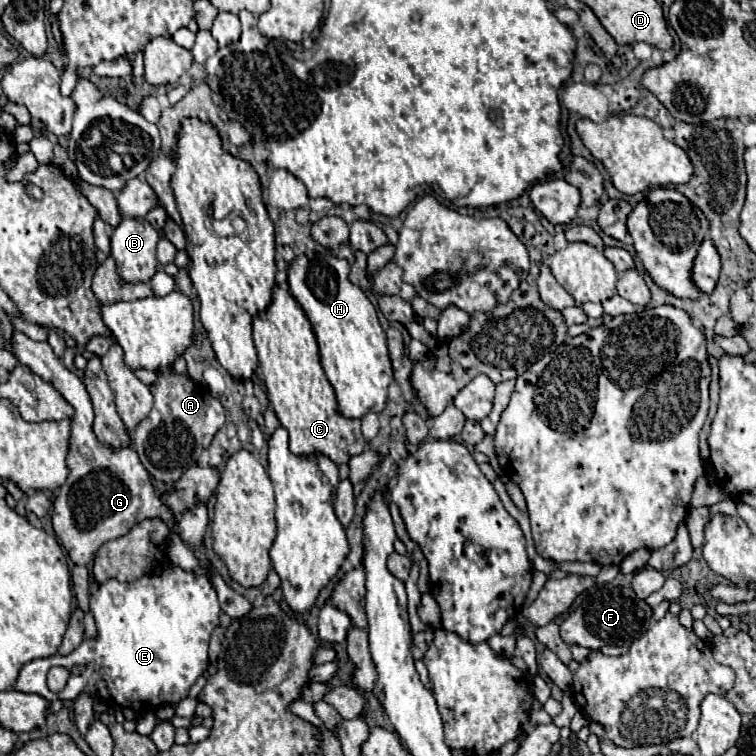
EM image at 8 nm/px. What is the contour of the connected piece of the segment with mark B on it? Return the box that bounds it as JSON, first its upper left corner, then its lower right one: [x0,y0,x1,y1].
[111,217,159,283]

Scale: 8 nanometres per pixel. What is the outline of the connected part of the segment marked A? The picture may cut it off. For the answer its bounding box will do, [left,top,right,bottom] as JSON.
[133,369,225,485]

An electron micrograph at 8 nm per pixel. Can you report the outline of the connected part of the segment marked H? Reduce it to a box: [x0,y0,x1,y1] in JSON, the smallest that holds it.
[287,253,393,419]

